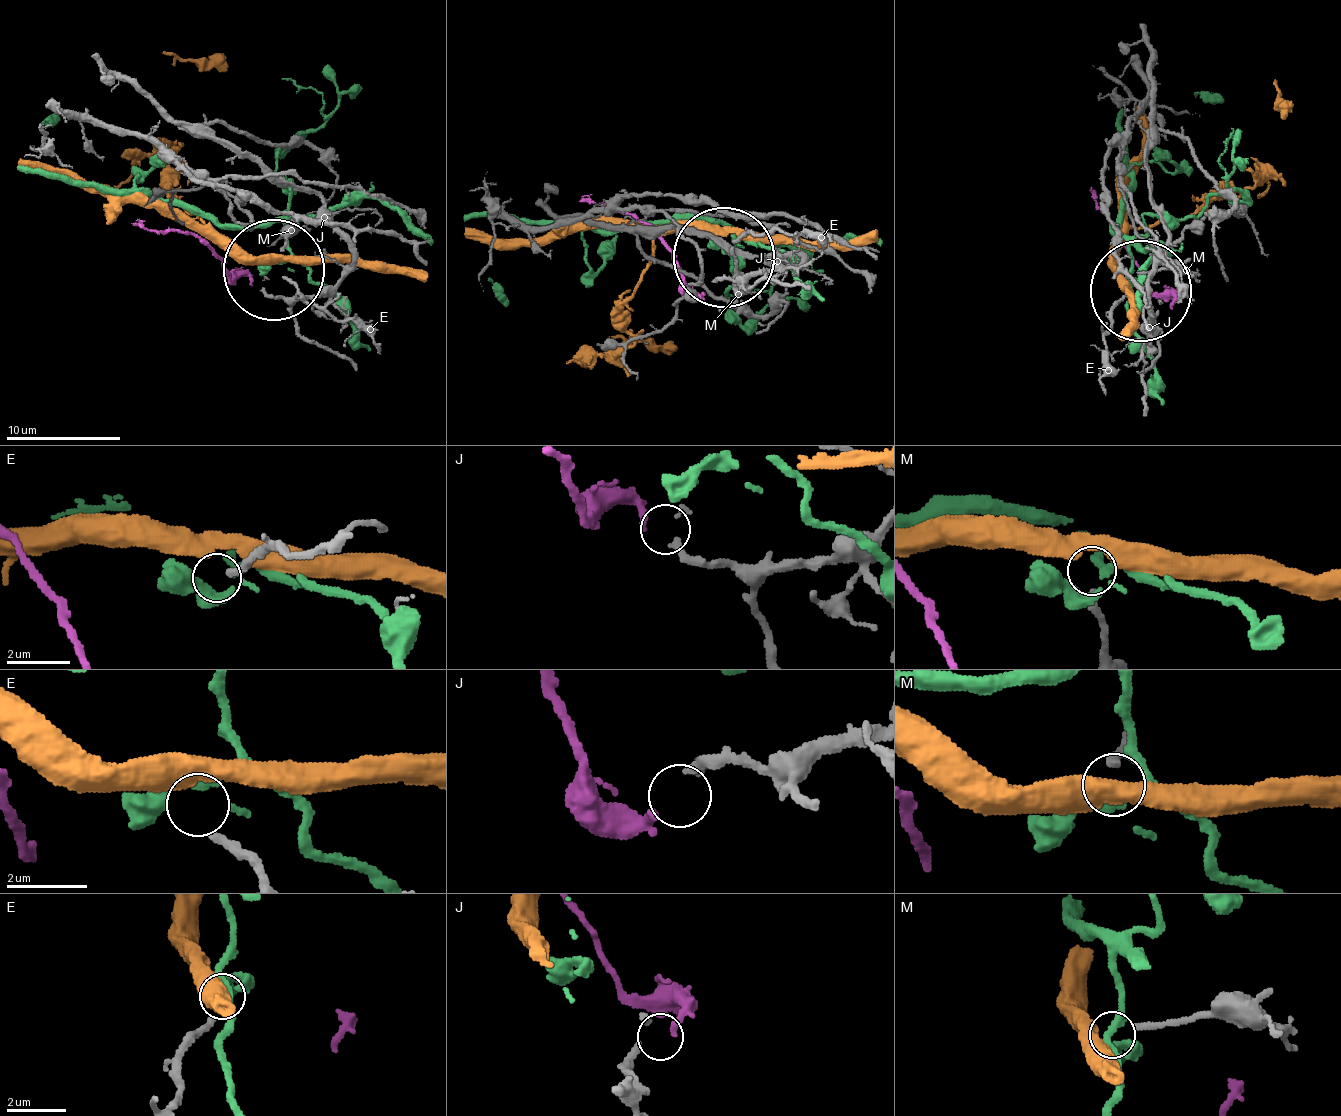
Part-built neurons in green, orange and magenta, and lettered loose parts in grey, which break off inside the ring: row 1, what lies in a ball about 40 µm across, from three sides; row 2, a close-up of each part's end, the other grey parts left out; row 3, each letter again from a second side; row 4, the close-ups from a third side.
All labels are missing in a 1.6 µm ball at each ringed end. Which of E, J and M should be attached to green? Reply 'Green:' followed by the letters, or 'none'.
Green: none

